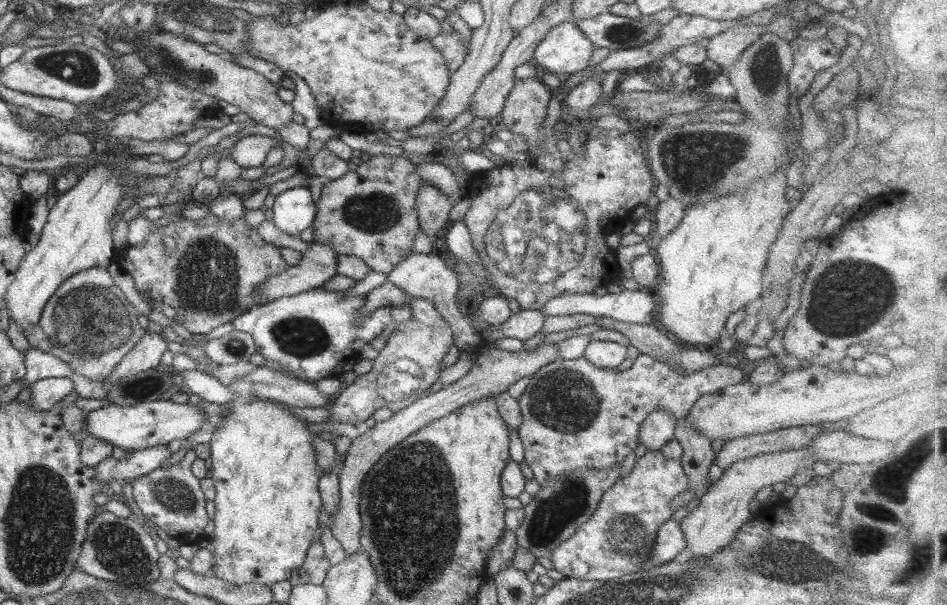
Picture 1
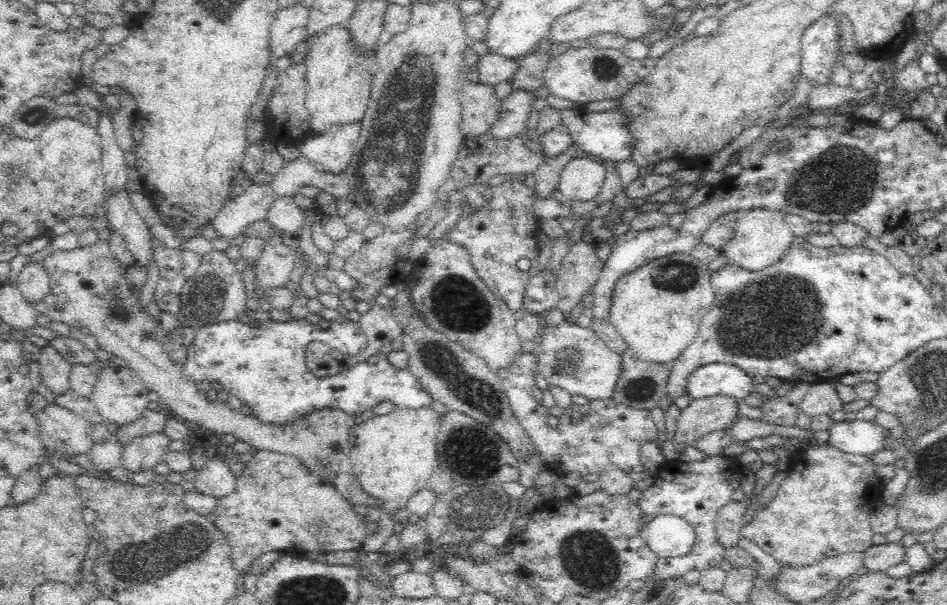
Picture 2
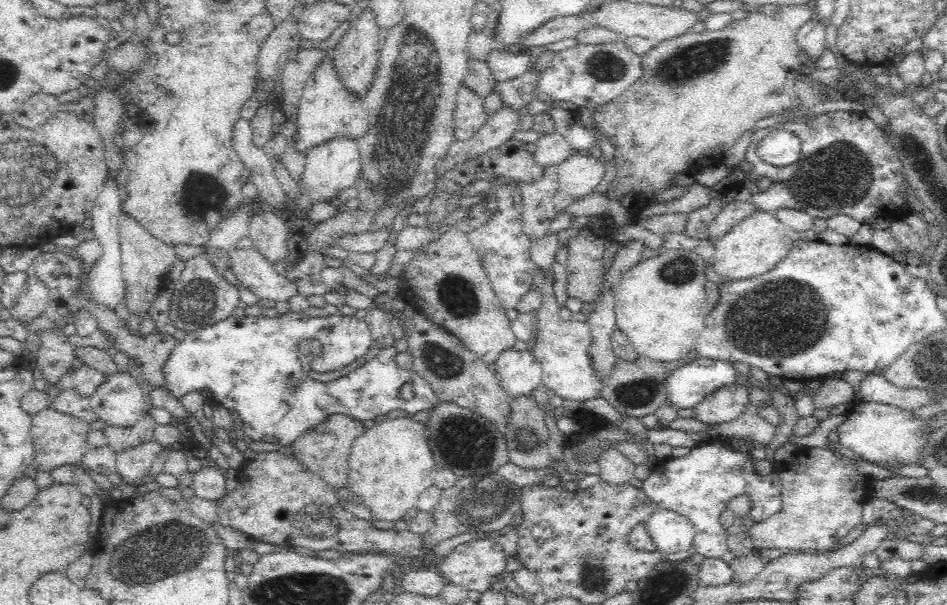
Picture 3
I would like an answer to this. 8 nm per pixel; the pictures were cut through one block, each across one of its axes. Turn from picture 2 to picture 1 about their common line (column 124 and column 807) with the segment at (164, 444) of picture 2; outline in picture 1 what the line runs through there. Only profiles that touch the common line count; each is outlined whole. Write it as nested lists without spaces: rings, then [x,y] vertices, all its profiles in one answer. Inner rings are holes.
[[[807,446],[797,450],[750,456],[736,460],[724,468],[721,478],[709,484],[706,491],[698,498],[697,506],[689,509],[687,515],[680,520],[680,529],[692,557],[709,556],[709,553],[730,542],[737,529],[741,528],[749,518],[751,514],[749,502],[759,488],[771,487],[777,482],[787,483],[792,476],[795,476],[797,470],[811,468],[814,462],[816,458]]]

